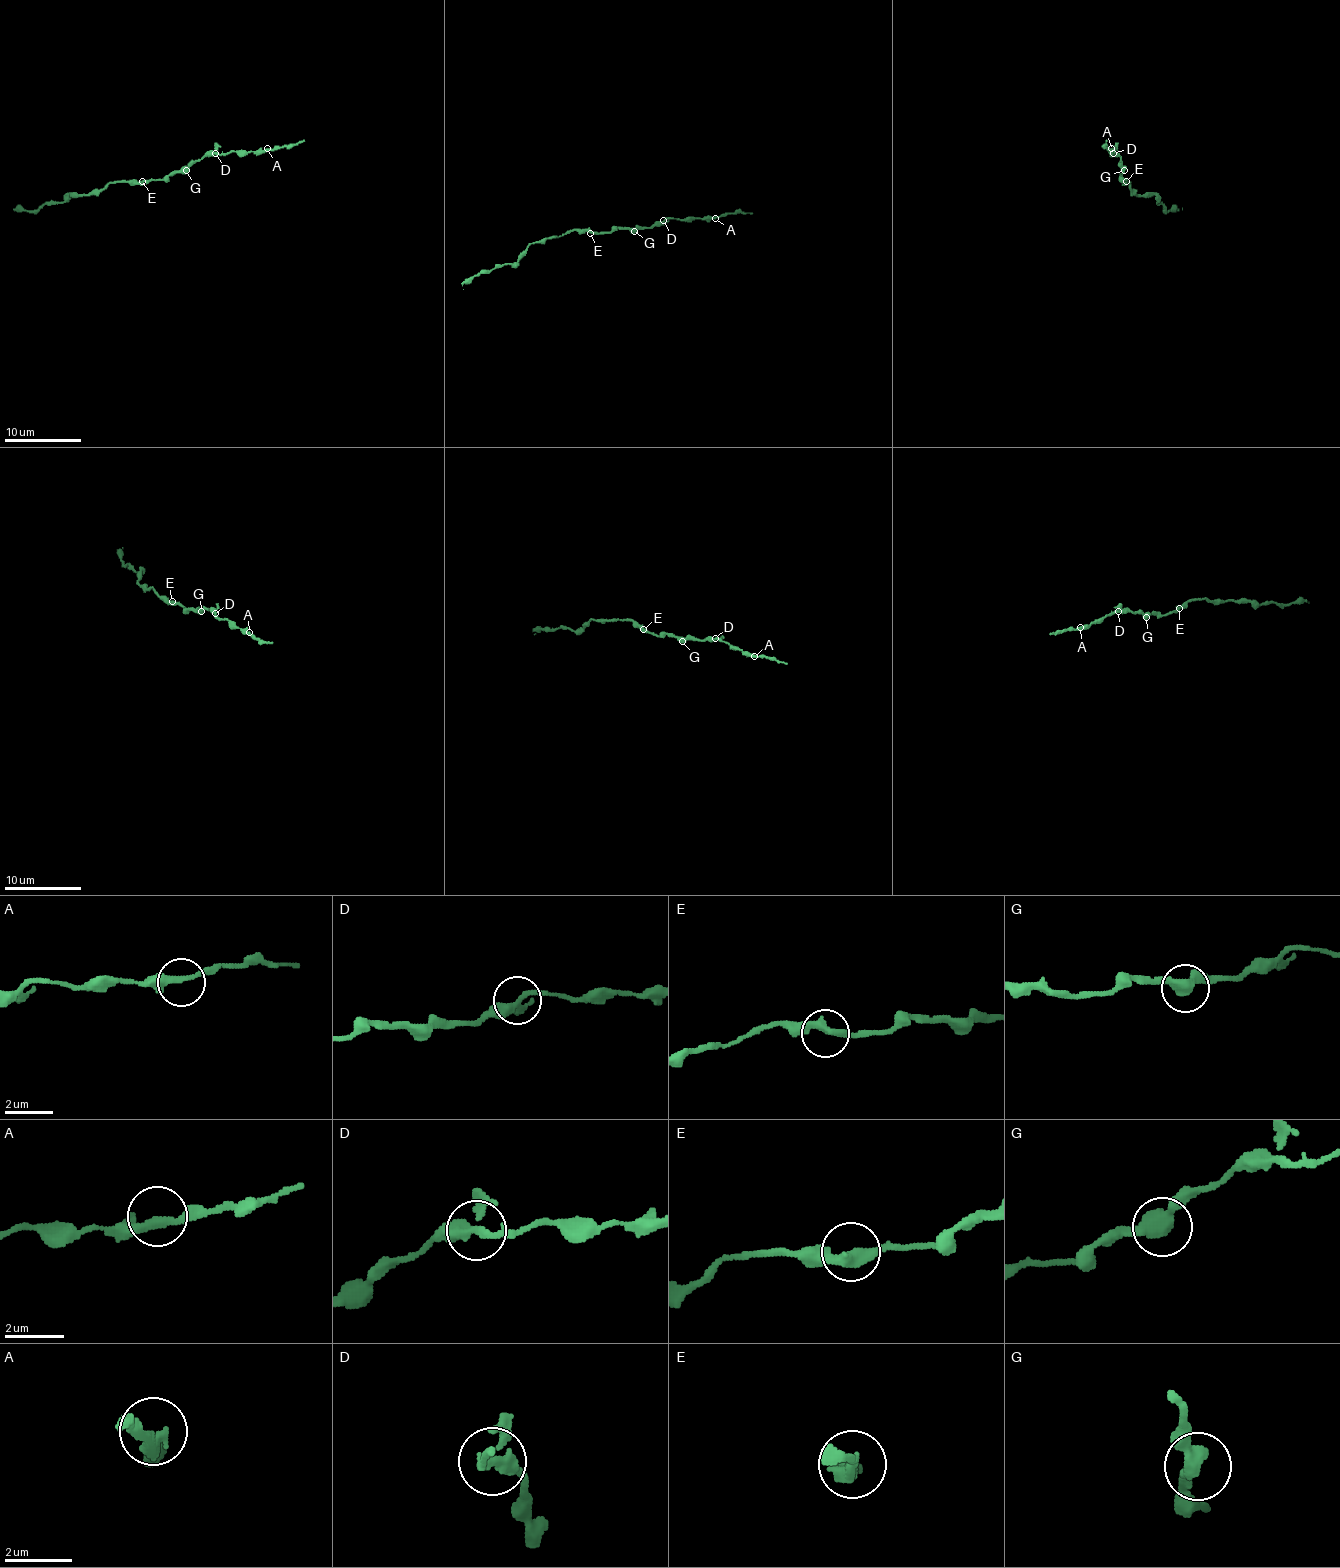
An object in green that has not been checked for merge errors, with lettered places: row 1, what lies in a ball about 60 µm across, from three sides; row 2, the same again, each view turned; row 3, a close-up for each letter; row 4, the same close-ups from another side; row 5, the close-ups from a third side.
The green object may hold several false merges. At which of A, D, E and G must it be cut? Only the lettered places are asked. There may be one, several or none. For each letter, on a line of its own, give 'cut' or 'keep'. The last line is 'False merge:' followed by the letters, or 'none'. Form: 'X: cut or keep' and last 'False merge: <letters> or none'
A: keep
D: keep
E: keep
G: keep
False merge: none

